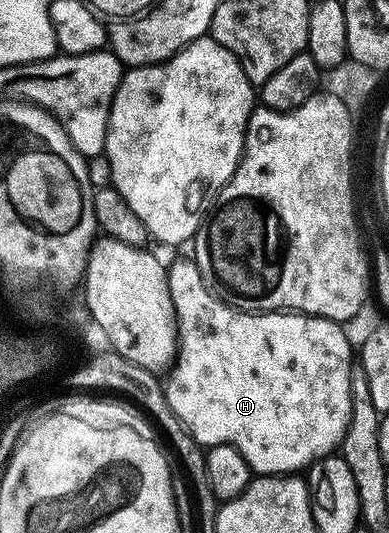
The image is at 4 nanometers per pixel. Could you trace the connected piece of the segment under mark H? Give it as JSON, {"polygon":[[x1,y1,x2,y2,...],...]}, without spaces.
{"polygon":[[183,282,171,284,173,296,178,299,178,337,180,346,175,365,171,368,168,383,164,387,164,396,168,399,170,409,180,422,184,424,189,435,205,448,217,447,219,443,228,443,242,457,256,475,286,475,300,473,312,466,318,459,331,455,344,442,344,434,352,416,352,372,354,370,354,347,348,344,344,331,339,322,334,319,320,319,317,315,302,315,299,313,285,313,283,311,269,311,267,313,253,313,251,311,237,311,227,303,217,301,211,294,184,295]]}

